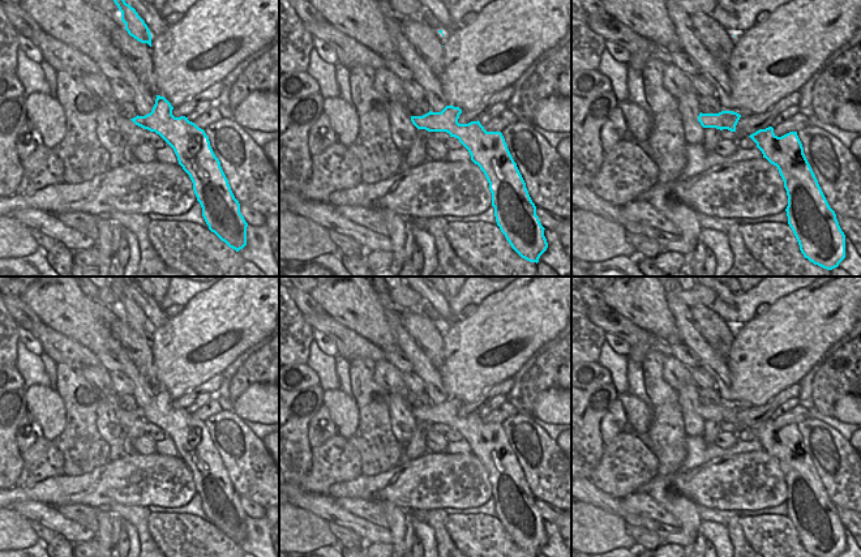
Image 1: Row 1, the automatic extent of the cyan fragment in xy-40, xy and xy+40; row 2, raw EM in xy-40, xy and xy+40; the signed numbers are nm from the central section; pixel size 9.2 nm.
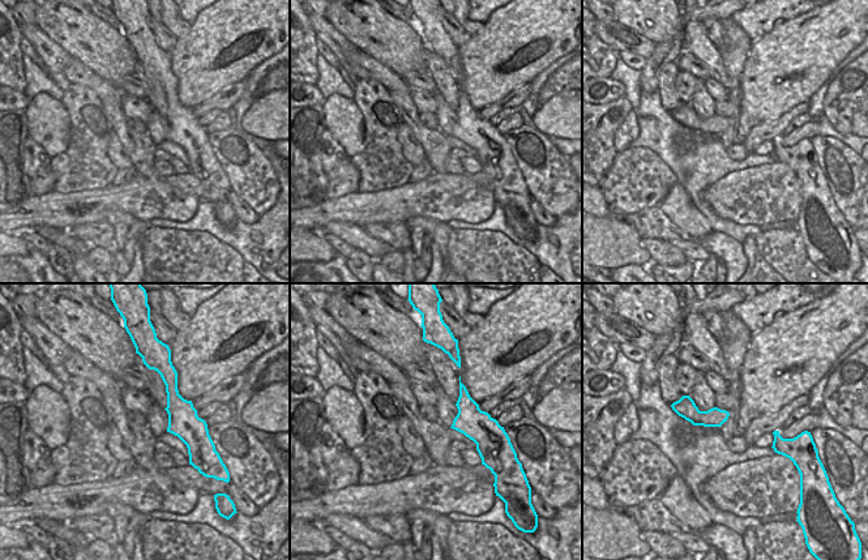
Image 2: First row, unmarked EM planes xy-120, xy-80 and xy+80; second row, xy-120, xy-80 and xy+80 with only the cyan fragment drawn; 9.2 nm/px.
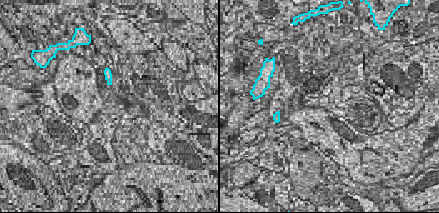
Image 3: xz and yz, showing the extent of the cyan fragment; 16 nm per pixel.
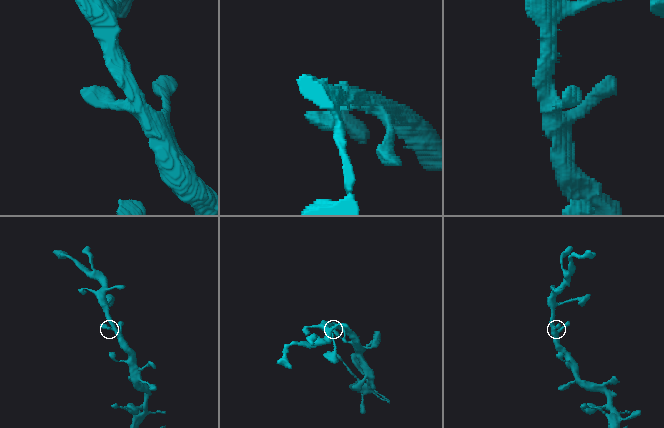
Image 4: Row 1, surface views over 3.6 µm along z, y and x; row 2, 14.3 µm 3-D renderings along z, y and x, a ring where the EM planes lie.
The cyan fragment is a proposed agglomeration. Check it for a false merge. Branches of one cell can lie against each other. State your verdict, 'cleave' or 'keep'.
keep

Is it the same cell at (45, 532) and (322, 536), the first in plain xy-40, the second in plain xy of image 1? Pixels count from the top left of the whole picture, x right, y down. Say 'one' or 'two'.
two

